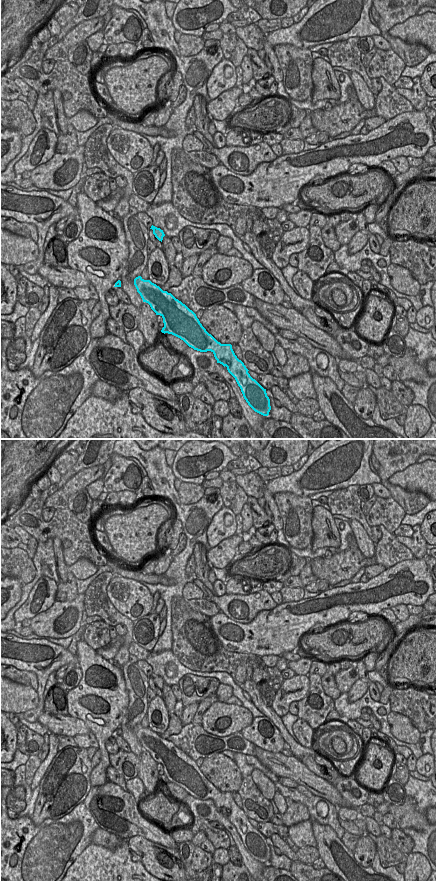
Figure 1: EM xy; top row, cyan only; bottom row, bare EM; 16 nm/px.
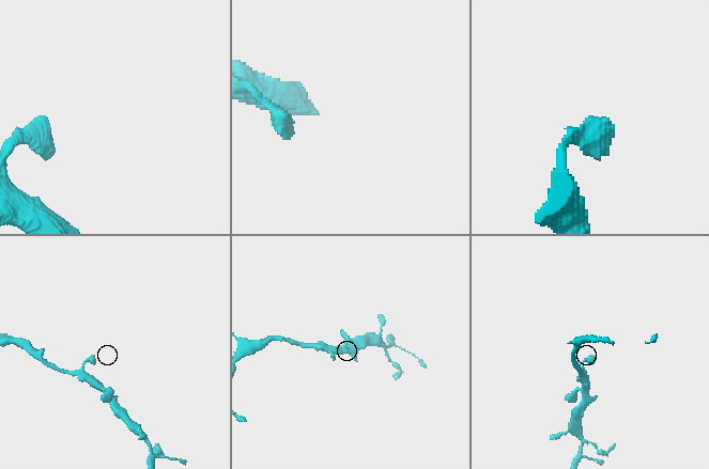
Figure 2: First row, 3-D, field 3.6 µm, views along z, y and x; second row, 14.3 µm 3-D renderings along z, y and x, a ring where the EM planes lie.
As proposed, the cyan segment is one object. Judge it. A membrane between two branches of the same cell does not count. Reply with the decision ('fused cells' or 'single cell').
single cell

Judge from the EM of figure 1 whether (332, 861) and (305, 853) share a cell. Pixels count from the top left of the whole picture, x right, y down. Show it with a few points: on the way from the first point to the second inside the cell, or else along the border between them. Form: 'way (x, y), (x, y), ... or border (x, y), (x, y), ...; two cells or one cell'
border (315, 847), (320, 858); two cells

